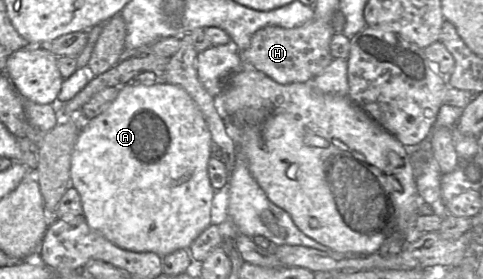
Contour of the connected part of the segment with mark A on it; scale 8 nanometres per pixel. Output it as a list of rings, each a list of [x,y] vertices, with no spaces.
[[[158,81],[153,85],[133,82],[120,87],[116,100],[106,111],[91,120],[83,122],[72,153],[70,185],[80,195],[83,215],[88,226],[116,246],[132,252],[153,252],[164,257],[178,249],[188,249],[203,230],[213,224],[212,202],[216,191],[210,183],[208,174],[212,142],[212,135],[202,112],[183,88],[165,81]]]

